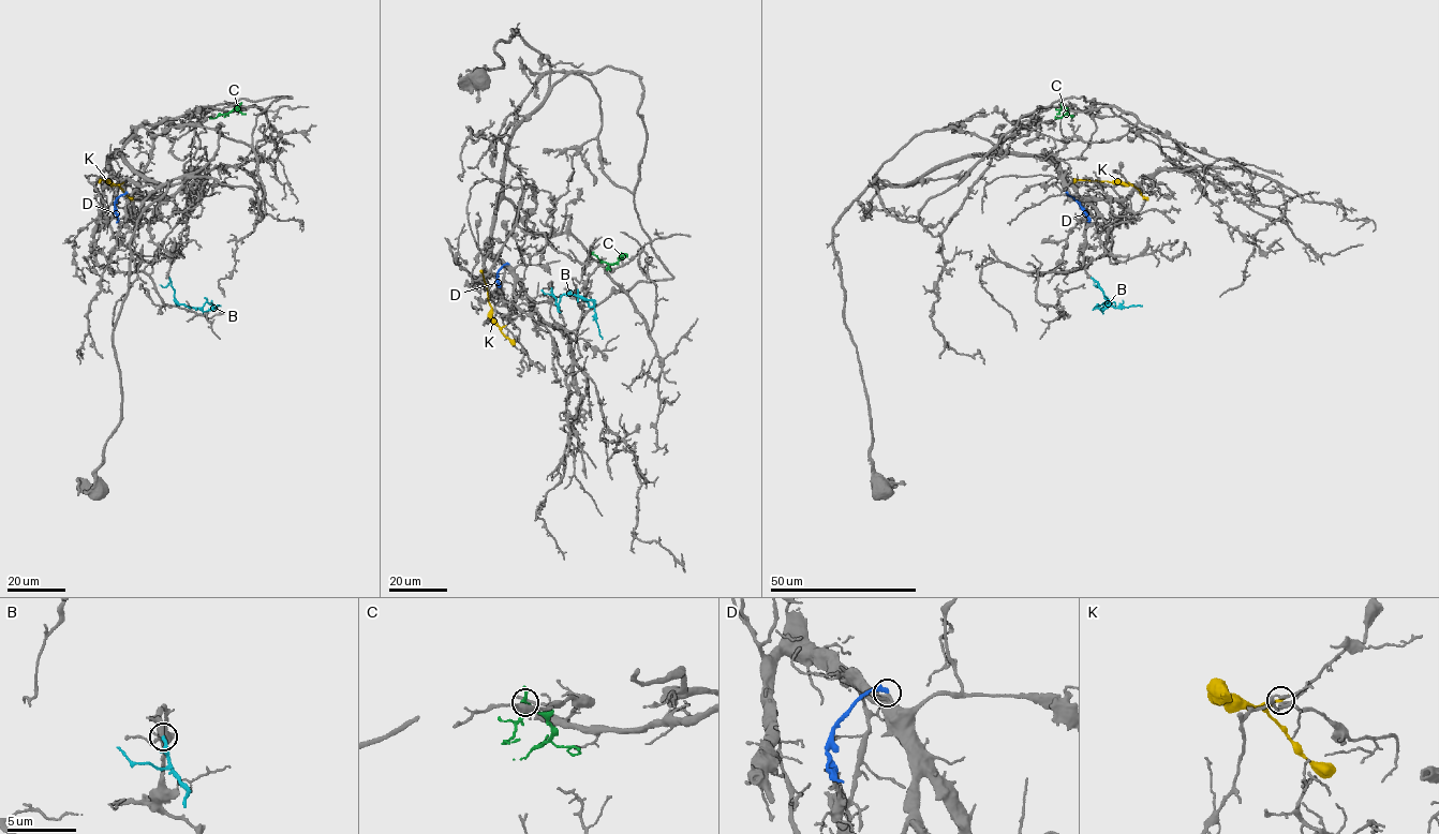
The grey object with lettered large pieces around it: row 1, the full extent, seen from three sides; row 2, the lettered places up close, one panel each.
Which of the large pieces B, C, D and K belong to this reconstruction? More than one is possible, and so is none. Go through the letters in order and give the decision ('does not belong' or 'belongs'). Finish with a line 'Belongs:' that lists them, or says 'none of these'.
B: belongs
C: does not belong
D: does not belong
K: does not belong
Belongs: B

